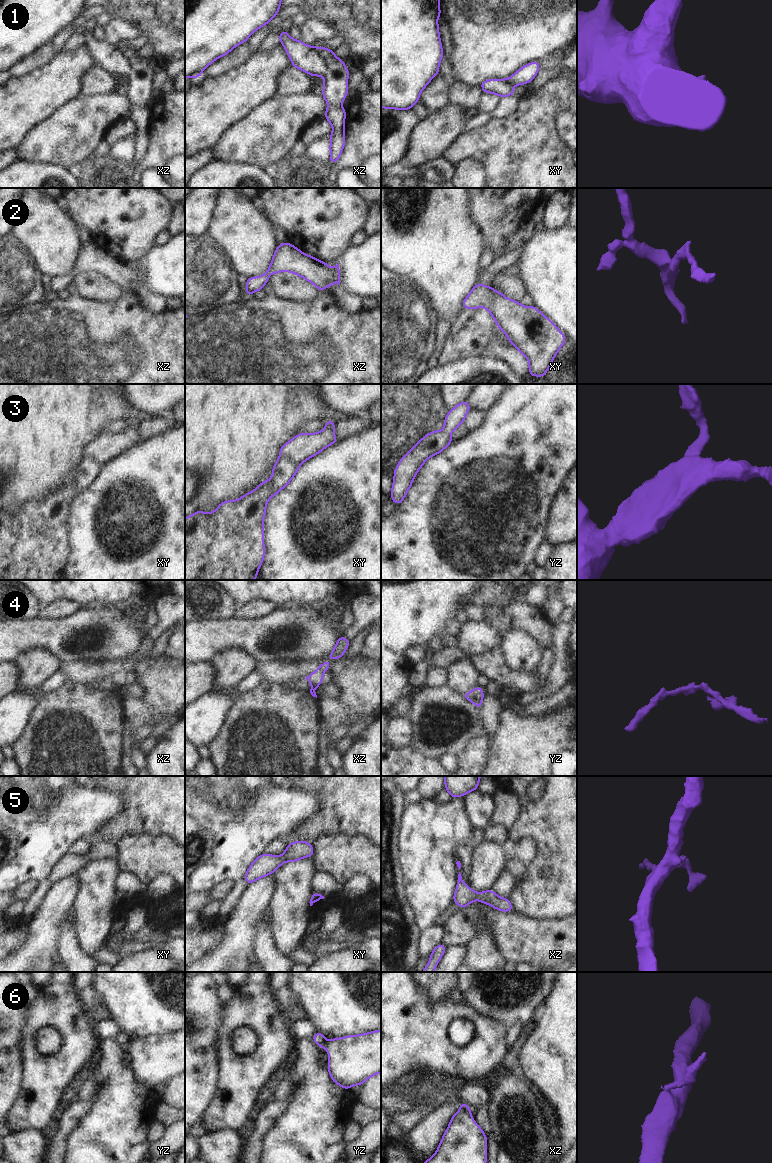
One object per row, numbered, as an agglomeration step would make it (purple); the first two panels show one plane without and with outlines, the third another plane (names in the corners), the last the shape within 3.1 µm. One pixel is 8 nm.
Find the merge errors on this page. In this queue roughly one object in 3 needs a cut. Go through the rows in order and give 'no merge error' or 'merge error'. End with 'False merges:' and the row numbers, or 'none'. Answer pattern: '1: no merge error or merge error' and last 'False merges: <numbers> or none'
1: merge error
2: no merge error
3: no merge error
4: merge error
5: no merge error
6: merge error
False merges: 1, 4, 6

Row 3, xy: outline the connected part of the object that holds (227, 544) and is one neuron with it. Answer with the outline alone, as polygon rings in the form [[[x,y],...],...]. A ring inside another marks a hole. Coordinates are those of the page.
[[[329,420],[324,422],[326,427],[321,432],[300,433],[281,446],[280,455],[272,468],[273,474],[270,480],[262,481],[256,489],[236,501],[229,500],[220,503],[213,512],[205,514],[199,510],[185,518],[185,580],[257,579],[265,554],[263,520],[266,514],[266,504],[271,497],[288,485],[303,462],[338,441],[333,433],[336,423]]]

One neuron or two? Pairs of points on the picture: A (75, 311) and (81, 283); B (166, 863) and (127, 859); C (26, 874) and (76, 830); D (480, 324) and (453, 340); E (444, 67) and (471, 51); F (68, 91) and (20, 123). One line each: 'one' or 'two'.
A: two
B: one
C: one
D: one
E: two
F: one

